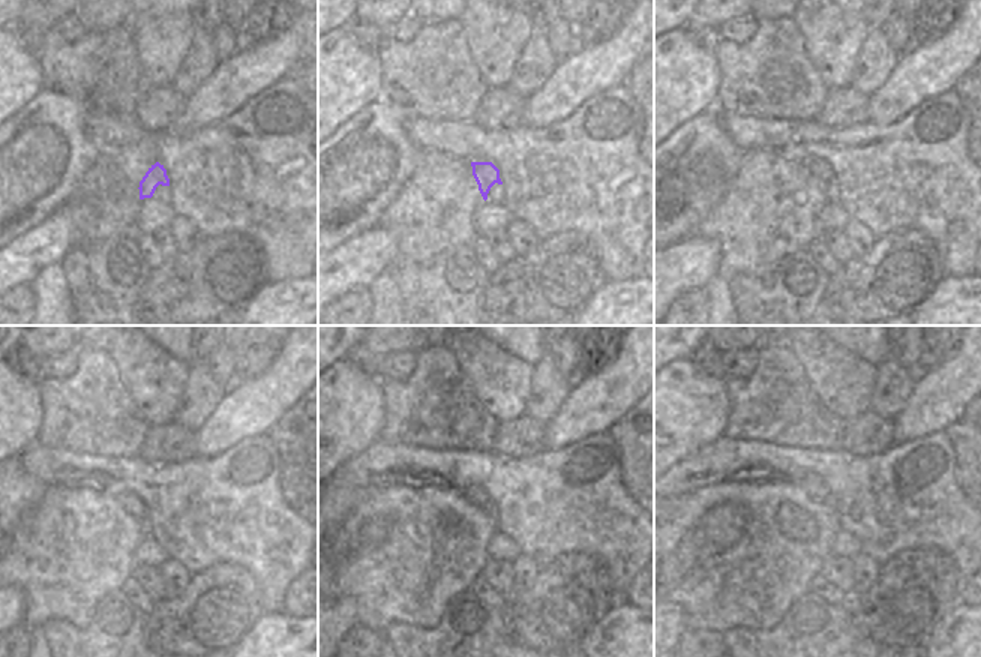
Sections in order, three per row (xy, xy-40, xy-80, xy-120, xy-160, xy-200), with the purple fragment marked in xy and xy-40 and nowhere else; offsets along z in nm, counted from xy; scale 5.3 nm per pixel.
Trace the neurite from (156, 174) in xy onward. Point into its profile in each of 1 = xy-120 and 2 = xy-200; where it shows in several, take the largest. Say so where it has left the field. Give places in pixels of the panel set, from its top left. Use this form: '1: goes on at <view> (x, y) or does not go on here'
1: goes on at xy-120 (129, 501)
2: goes on at xy-200 (812, 485)

